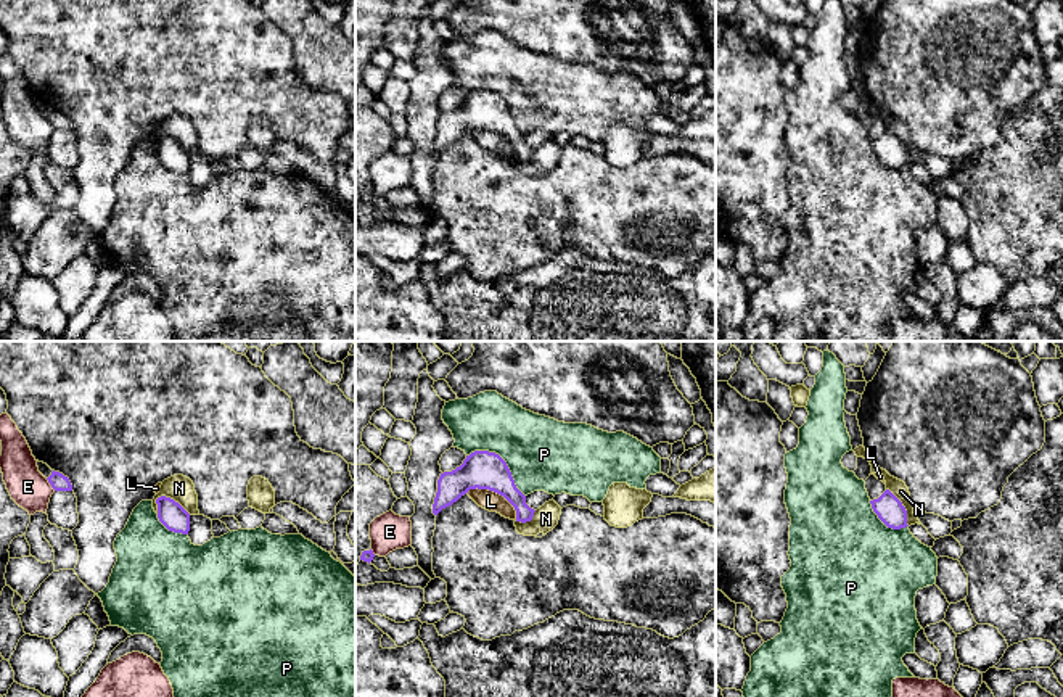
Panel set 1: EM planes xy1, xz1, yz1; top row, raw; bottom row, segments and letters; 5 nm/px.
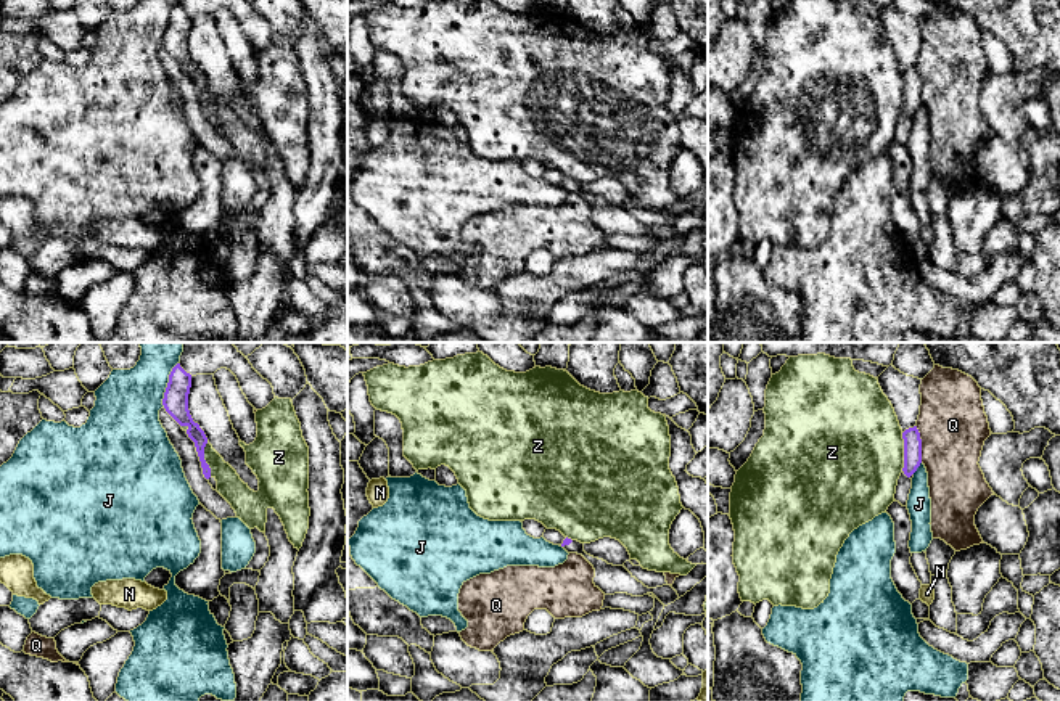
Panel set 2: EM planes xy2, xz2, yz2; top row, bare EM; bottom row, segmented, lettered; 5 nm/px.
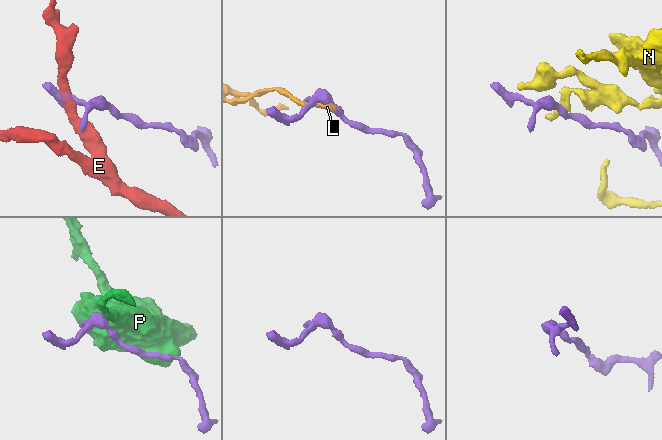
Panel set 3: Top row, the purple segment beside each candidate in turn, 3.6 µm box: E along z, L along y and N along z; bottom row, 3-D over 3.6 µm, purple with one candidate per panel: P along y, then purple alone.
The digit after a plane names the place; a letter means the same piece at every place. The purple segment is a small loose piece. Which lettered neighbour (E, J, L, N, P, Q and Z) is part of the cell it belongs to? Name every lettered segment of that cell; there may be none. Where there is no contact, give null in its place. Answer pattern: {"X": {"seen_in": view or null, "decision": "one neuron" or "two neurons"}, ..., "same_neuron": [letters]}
{"E": {"seen_in": "xy1", "decision": "two neurons"}, "J": {"seen_in": "xy2", "decision": "two neurons"}, "L": {"seen_in": "xz1", "decision": "two neurons"}, "N": {"seen_in": "xy1", "decision": "two neurons"}, "P": {"seen_in": "xz1", "decision": "two neurons"}, "Q": {"seen_in": "yz2", "decision": "two neurons"}, "Z": {"seen_in": "yz2", "decision": "two neurons"}, "same_neuron": []}

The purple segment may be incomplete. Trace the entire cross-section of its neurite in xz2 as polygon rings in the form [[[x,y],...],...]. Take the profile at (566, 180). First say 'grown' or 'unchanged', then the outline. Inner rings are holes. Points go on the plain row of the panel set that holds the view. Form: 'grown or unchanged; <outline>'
grown; [[[565,178],[561,187],[568,193],[582,195],[595,209],[594,223],[605,235],[627,233],[632,236],[643,236],[653,233],[664,246],[679,240],[677,232],[671,225],[648,228],[639,222],[624,206],[613,206],[603,199],[594,198],[584,191],[584,183]]]

